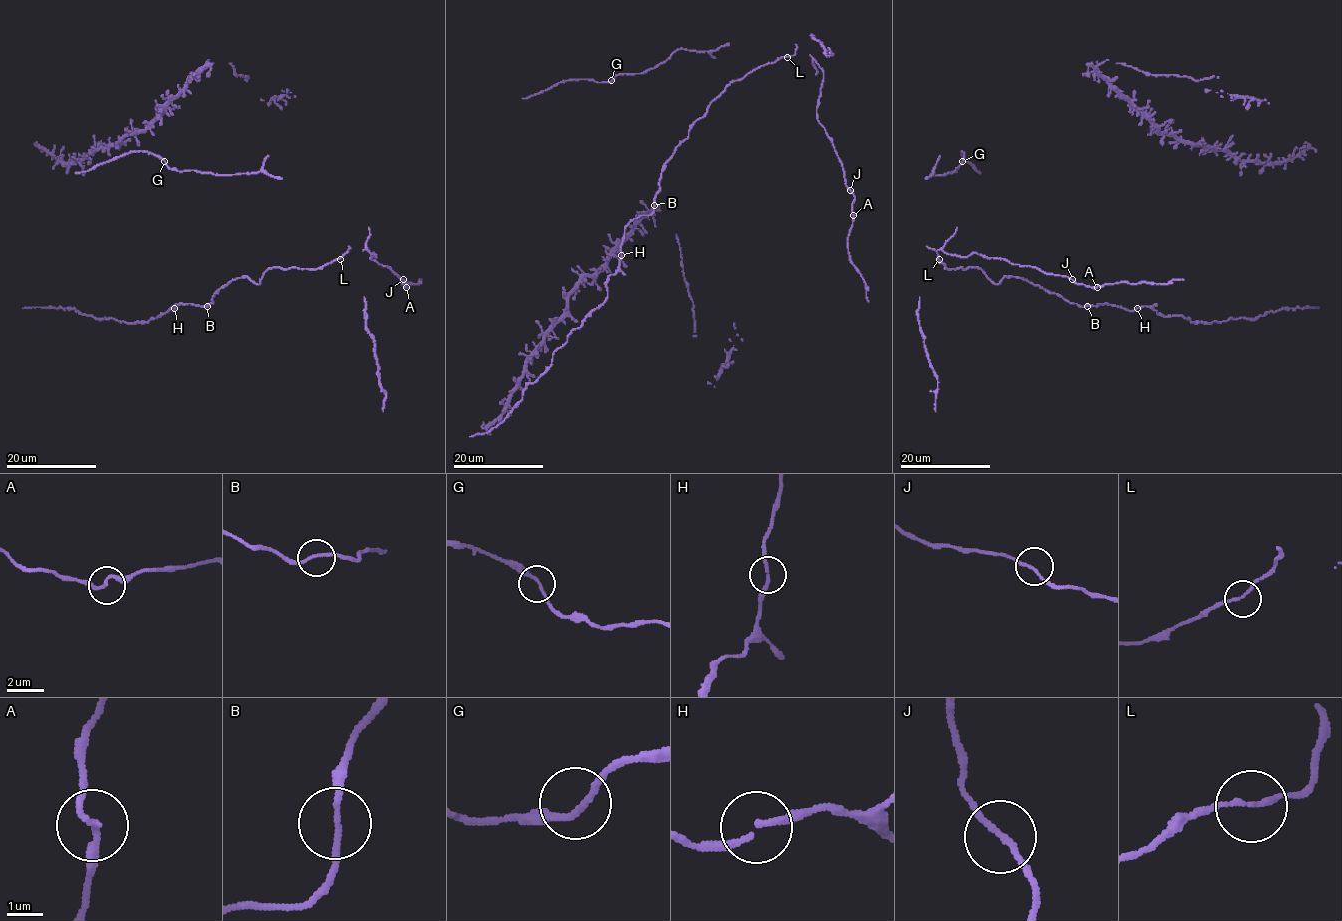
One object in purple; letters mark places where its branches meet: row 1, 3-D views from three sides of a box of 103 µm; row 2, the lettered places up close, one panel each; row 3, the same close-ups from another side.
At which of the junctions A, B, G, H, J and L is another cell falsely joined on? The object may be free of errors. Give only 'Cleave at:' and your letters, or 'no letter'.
Cleave at: no letter

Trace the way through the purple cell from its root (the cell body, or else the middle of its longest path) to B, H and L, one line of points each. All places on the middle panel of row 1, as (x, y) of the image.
B: (559, 348), (604, 302), (606, 279), (620, 263), (625, 226), (641, 215), (650, 215), (654, 205)
H: (559, 348), (567, 341), (567, 335), (578, 328), (604, 302), (607, 296), (606, 279), (618, 269), (621, 254)
L: (559, 348), (607, 296), (625, 226), (654, 211), (661, 169), (690, 127), (731, 82), (787, 57)

